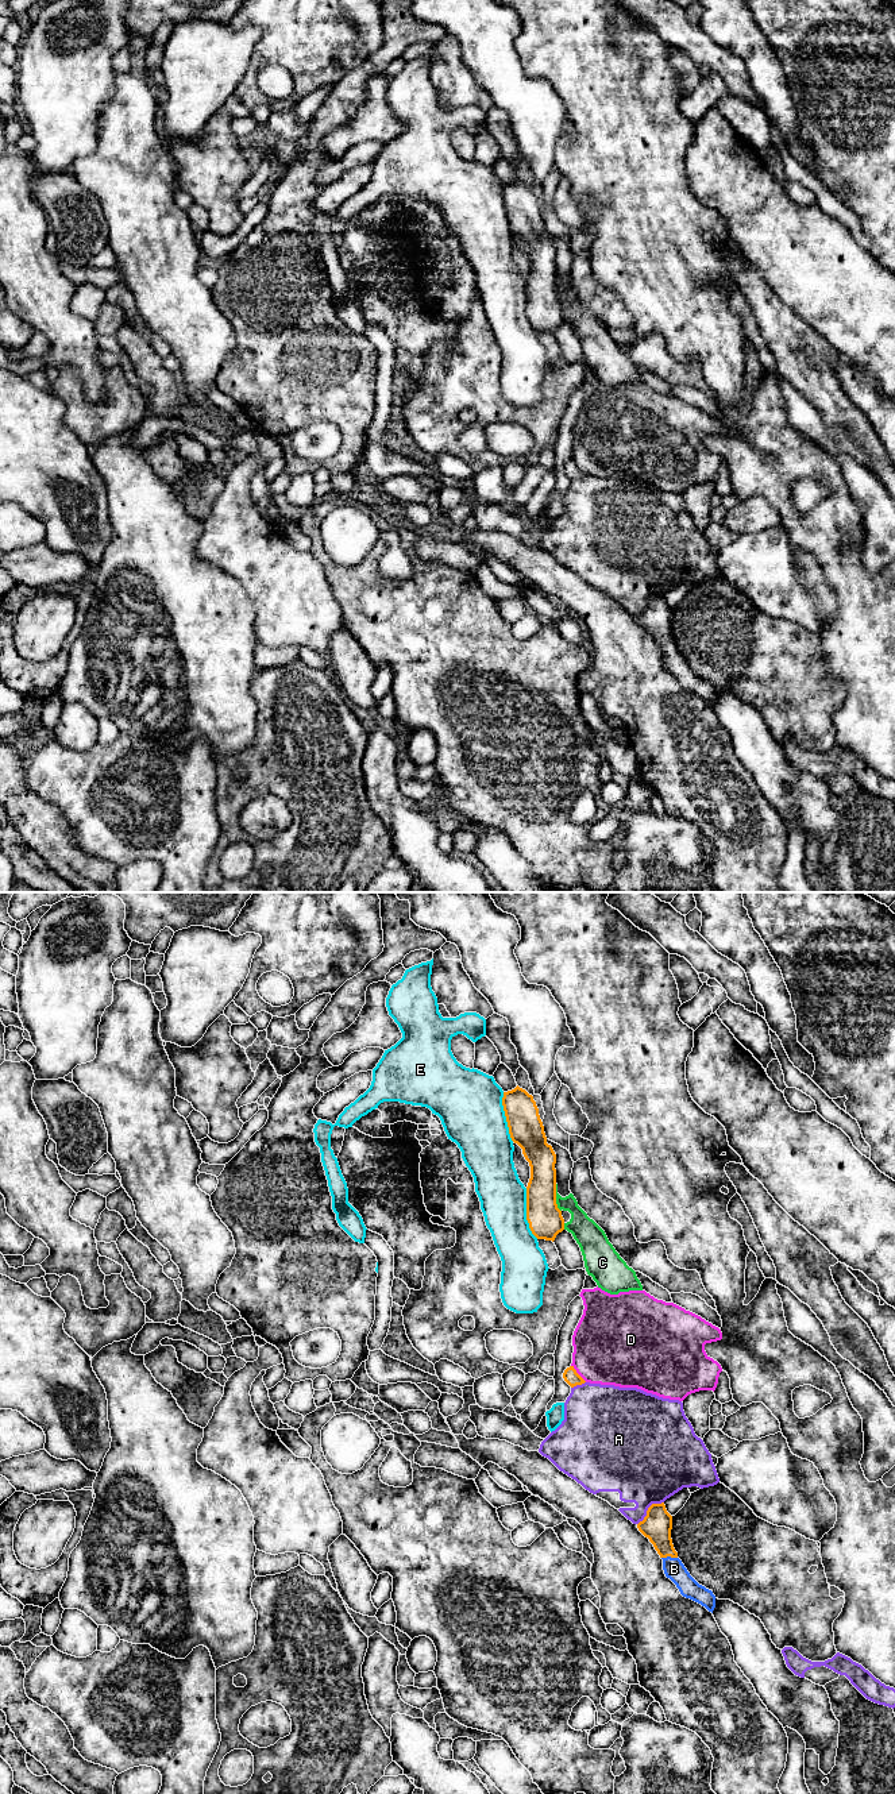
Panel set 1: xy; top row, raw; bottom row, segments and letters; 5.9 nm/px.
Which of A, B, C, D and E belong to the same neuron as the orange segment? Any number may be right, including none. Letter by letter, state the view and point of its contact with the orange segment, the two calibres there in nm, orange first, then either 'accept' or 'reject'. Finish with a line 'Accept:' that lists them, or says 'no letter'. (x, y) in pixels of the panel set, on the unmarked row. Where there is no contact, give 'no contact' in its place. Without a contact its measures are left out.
A: xy (648, 602) | 180/440 nm | reject
B: xy (668, 648) | 180/120 nm | accept
C: xy (555, 290) | 200/150 nm | reject
D: xy (577, 466) | 90/440 nm | reject
E: xy (527, 307) | 200/280 nm | reject
Accept: B

